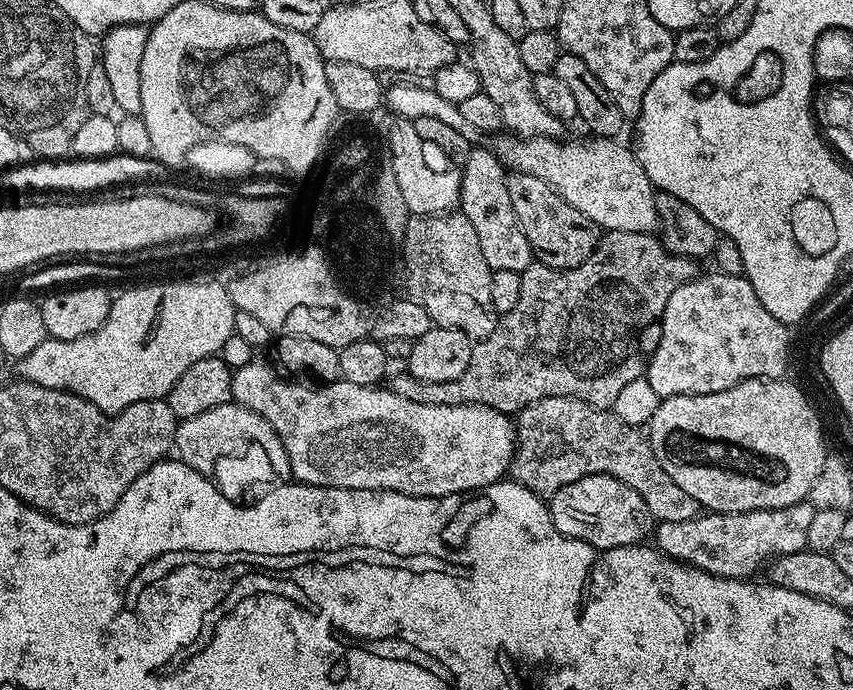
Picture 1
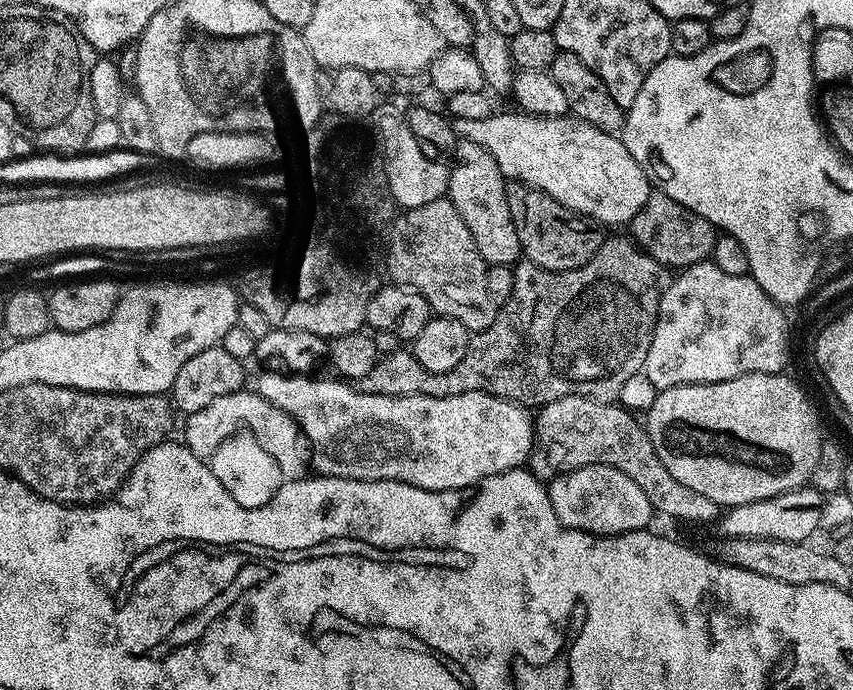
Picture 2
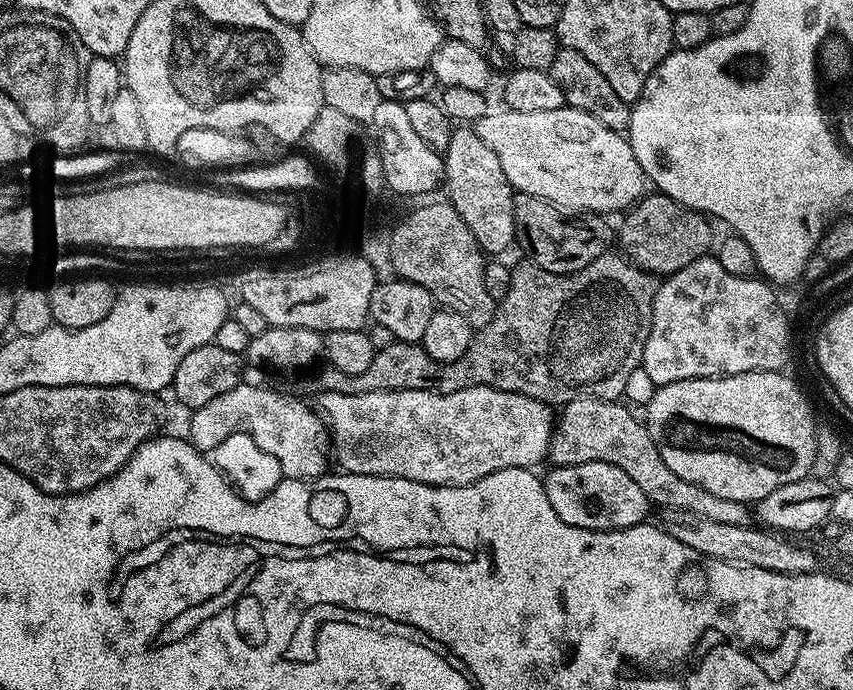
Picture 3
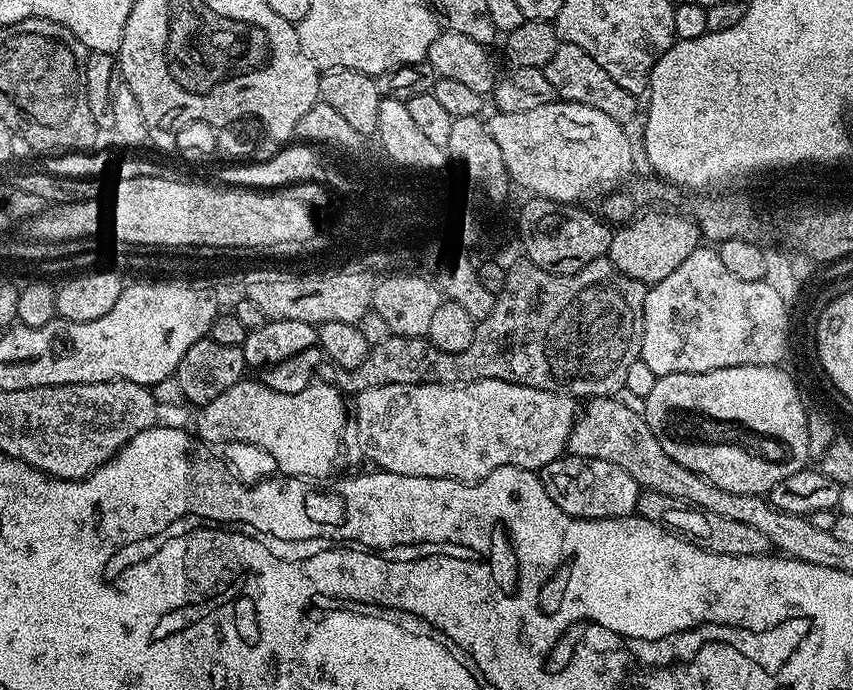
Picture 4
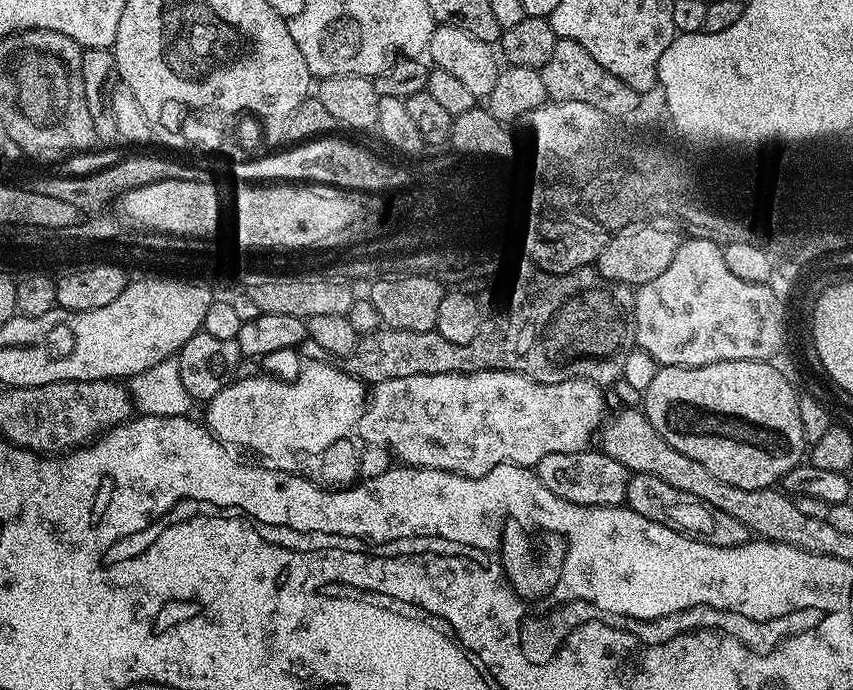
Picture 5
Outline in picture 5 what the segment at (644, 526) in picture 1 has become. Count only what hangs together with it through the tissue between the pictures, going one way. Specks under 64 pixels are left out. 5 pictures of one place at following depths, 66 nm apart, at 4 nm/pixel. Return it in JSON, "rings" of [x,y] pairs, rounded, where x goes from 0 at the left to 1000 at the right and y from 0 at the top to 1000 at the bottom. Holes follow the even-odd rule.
{"rings":[[[702,652],[646,655],[626,674],[626,683],[640,710],[649,710],[649,716],[664,722],[664,728],[685,733],[727,733],[734,726],[736,678]]]}

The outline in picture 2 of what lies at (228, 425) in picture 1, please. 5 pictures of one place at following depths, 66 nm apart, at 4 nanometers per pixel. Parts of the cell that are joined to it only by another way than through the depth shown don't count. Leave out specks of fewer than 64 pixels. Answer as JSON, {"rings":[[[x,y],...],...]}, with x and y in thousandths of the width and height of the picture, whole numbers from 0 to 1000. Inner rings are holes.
{"rings":[[[283,565],[274,571],[264,571],[260,577],[254,577],[252,583],[246,583],[246,588],[238,594],[219,599],[216,614],[215,642],[229,661],[243,664],[260,646],[271,632],[278,629],[294,629],[298,636],[331,675],[331,687],[334,697],[349,696],[358,688],[359,655],[352,651],[354,645],[354,628],[343,604],[333,597],[326,588],[321,588],[312,577],[307,577],[299,565]]]}

